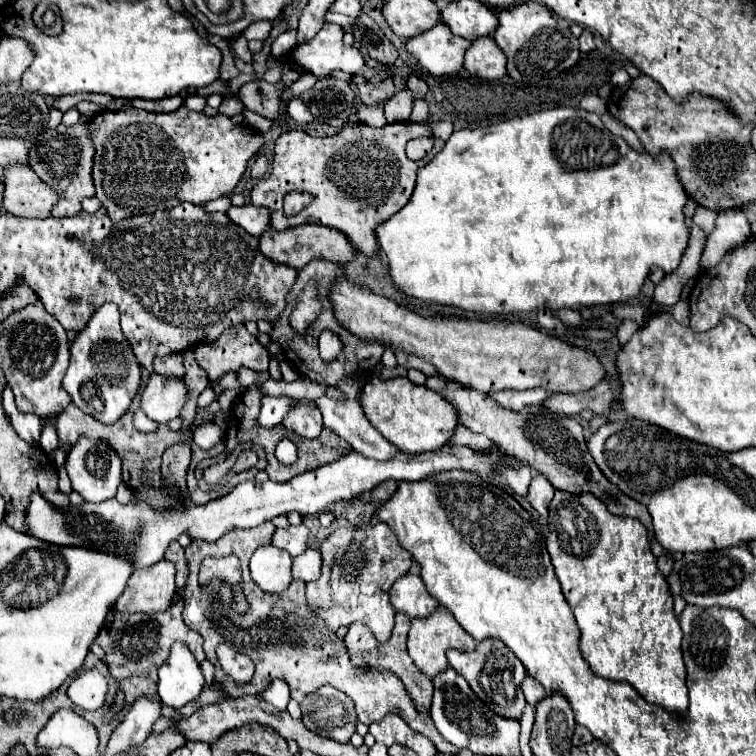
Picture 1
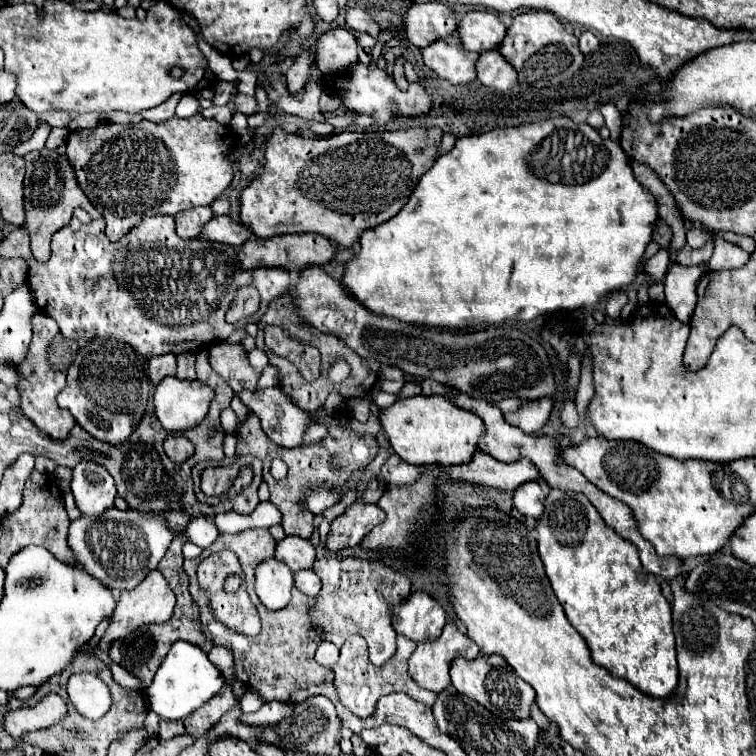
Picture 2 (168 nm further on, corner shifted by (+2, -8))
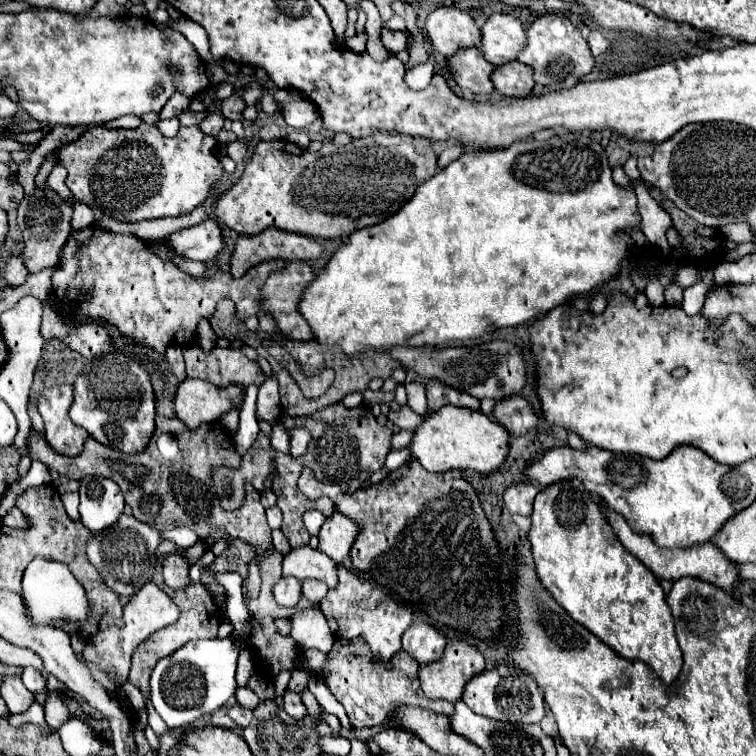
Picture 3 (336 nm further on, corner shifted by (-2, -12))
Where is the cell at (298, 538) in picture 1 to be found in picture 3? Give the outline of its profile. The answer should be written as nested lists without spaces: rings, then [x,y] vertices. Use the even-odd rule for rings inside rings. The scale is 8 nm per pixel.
[[[299,546],[283,556],[283,576],[295,576],[297,580],[315,578],[329,588],[337,586],[337,564],[323,552],[309,546]]]

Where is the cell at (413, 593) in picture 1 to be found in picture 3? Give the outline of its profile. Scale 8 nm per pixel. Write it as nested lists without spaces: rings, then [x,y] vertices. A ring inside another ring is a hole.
[[[415,620],[403,634],[403,650],[409,652],[419,664],[431,664],[443,656],[445,636],[429,624]]]

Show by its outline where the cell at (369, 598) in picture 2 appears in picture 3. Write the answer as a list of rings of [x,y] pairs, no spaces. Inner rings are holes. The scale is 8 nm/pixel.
[[[339,566],[339,586],[327,592],[327,596],[323,598],[319,608],[323,610],[323,614],[329,622],[329,628],[337,638],[349,640],[355,636],[363,636],[369,642],[369,646],[379,662],[387,662],[395,652],[401,650],[401,636],[413,621],[411,607],[405,606],[403,602],[391,598],[389,594],[383,594],[381,590],[373,588],[369,580],[359,578],[357,574],[353,574],[351,570],[343,568],[343,566]]]

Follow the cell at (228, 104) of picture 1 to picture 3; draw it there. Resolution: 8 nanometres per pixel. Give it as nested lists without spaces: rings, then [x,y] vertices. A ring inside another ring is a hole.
[[[211,112],[209,116],[205,116],[205,120],[199,124],[201,132],[207,132],[209,136],[217,136],[219,130],[223,128],[223,116],[219,112]]]

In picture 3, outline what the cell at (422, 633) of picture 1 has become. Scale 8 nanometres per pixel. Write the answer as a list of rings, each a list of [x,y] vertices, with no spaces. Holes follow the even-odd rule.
[[[453,640],[447,644],[441,660],[419,668],[421,690],[431,700],[457,702],[463,696],[467,680],[483,670],[485,658],[481,652],[463,640]]]

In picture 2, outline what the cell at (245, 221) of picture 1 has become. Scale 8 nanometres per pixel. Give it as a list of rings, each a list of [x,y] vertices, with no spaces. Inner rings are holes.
[[[213,216],[201,232],[201,238],[205,240],[213,240],[213,242],[223,242],[223,244],[231,244],[235,248],[239,248],[241,244],[245,244],[245,240],[251,236],[253,232],[249,232],[247,228],[243,228],[241,222],[231,220],[229,216]]]

